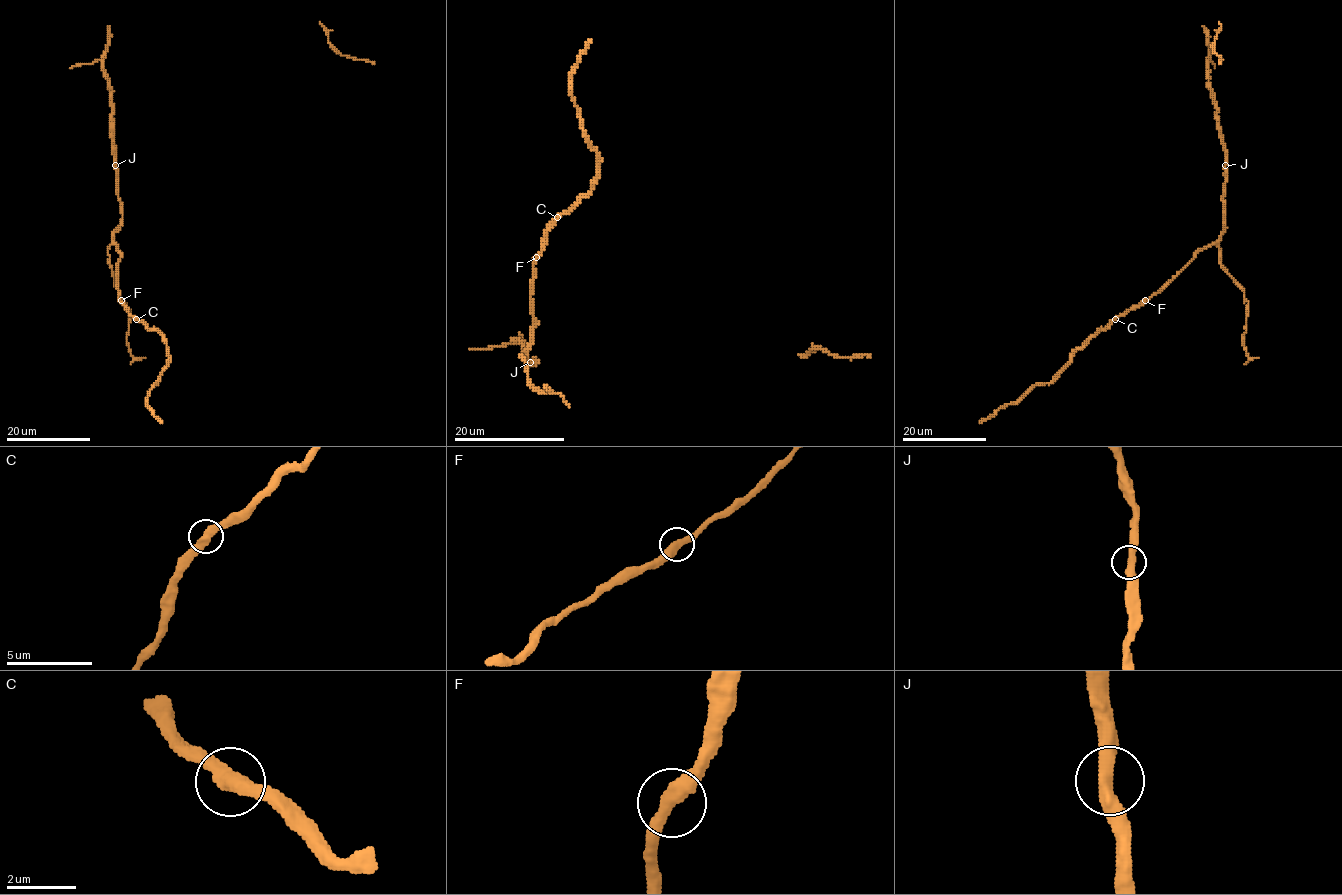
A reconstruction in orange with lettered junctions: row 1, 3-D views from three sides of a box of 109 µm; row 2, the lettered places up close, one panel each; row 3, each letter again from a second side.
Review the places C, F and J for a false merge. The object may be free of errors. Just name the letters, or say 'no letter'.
no letter

